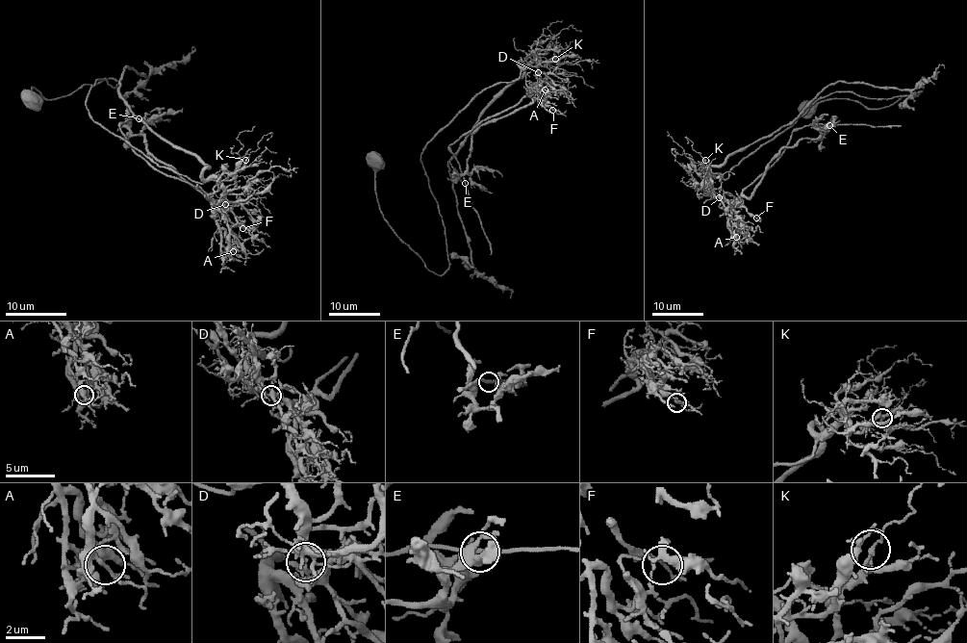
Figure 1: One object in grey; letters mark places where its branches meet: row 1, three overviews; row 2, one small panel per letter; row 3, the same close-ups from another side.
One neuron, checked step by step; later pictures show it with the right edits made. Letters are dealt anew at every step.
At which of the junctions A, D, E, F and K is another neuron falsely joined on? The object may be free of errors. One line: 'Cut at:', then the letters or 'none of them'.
Cut at: D

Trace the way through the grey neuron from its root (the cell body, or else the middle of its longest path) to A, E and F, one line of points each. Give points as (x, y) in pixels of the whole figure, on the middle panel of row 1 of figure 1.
A: (375, 162), (380, 213), (442, 274), (445, 233), (422, 148), (479, 93), (517, 79), (533, 60), (545, 90)
E: (375, 162), (380, 213), (442, 274), (422, 148), (533, 60), (528, 93), (449, 145), (465, 183)
F: (375, 162), (380, 213), (442, 274), (445, 233), (422, 148), (533, 60), (552, 110)

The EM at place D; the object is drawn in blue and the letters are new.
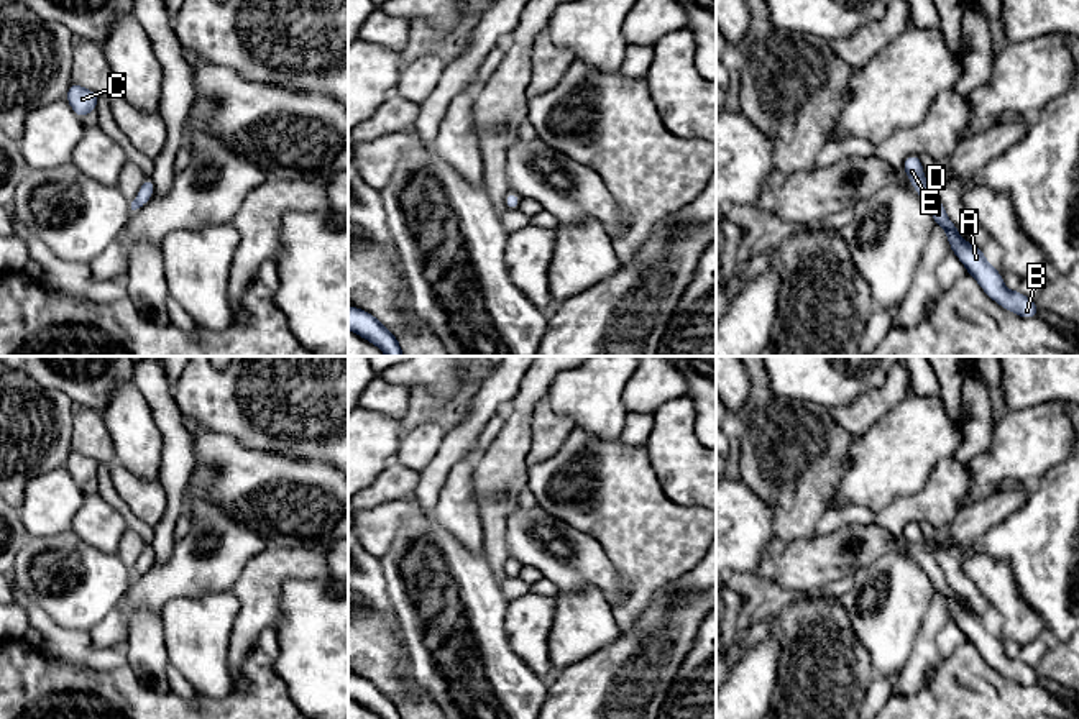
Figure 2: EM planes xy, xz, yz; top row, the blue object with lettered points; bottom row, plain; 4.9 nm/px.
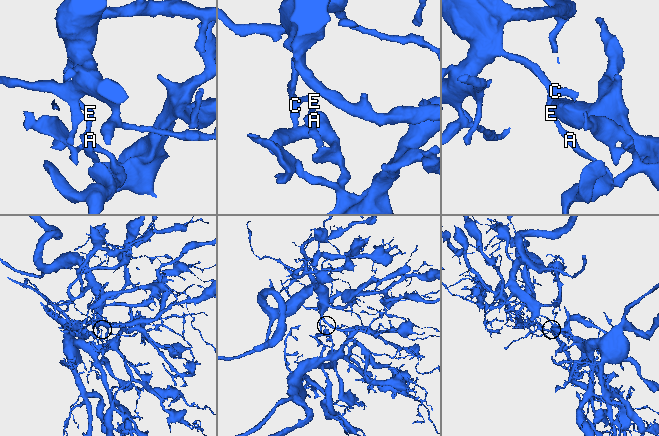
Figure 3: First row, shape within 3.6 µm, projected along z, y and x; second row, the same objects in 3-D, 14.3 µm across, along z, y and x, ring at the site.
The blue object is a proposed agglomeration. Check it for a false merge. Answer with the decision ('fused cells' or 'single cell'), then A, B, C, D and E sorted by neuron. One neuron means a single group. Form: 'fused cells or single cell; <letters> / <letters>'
fused cells; A B D / C E

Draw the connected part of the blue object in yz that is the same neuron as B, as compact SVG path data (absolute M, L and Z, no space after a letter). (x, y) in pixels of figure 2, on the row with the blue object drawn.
M934 189L920 194L920 197L928 205L934 223L946 231L951 251L961 259L967 274L979 282L982 291L994 302L1023 318L1038 317L1036 302L1023 295L1020 291L1008 291L1003 284L1002 274L985 259L982 250L972 241L967 243L961 238L959 228L948 218L944 205Z

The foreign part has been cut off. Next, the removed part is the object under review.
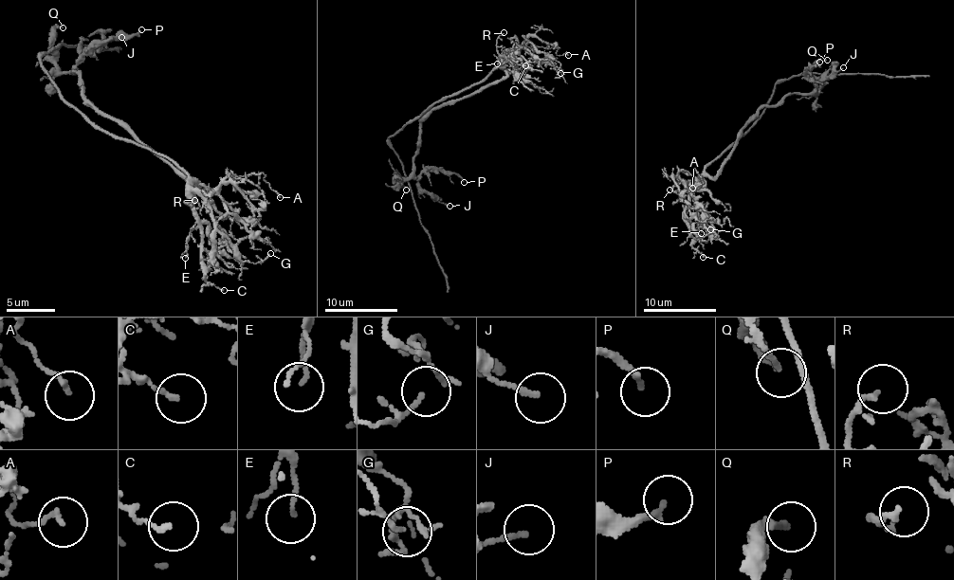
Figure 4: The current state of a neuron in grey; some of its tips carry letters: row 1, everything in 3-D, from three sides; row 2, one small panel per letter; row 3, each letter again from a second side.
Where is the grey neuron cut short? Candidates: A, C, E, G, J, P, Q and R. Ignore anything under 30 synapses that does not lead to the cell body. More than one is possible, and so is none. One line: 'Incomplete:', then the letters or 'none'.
Incomplete: none

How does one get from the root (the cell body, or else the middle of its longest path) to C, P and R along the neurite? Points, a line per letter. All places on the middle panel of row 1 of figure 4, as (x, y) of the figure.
C: (471, 87), (480, 83), (504, 56), (509, 62), (511, 55), (517, 62), (525, 65)
P: (471, 87), (499, 67), (505, 73), (436, 107), (420, 123), (412, 156), (414, 176), (442, 171), (464, 182)
R: (471, 87), (480, 83), (499, 65), (497, 38), (504, 32)

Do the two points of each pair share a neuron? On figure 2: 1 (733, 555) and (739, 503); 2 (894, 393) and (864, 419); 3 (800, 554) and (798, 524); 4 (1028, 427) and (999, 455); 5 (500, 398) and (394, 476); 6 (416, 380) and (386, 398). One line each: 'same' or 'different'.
1: same
2: same
3: different
4: same
5: different
6: different

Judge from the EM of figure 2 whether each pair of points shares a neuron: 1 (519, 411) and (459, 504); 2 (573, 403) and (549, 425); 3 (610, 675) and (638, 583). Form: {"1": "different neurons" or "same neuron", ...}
{"1": "different neurons", "2": "different neurons", "3": "different neurons"}

